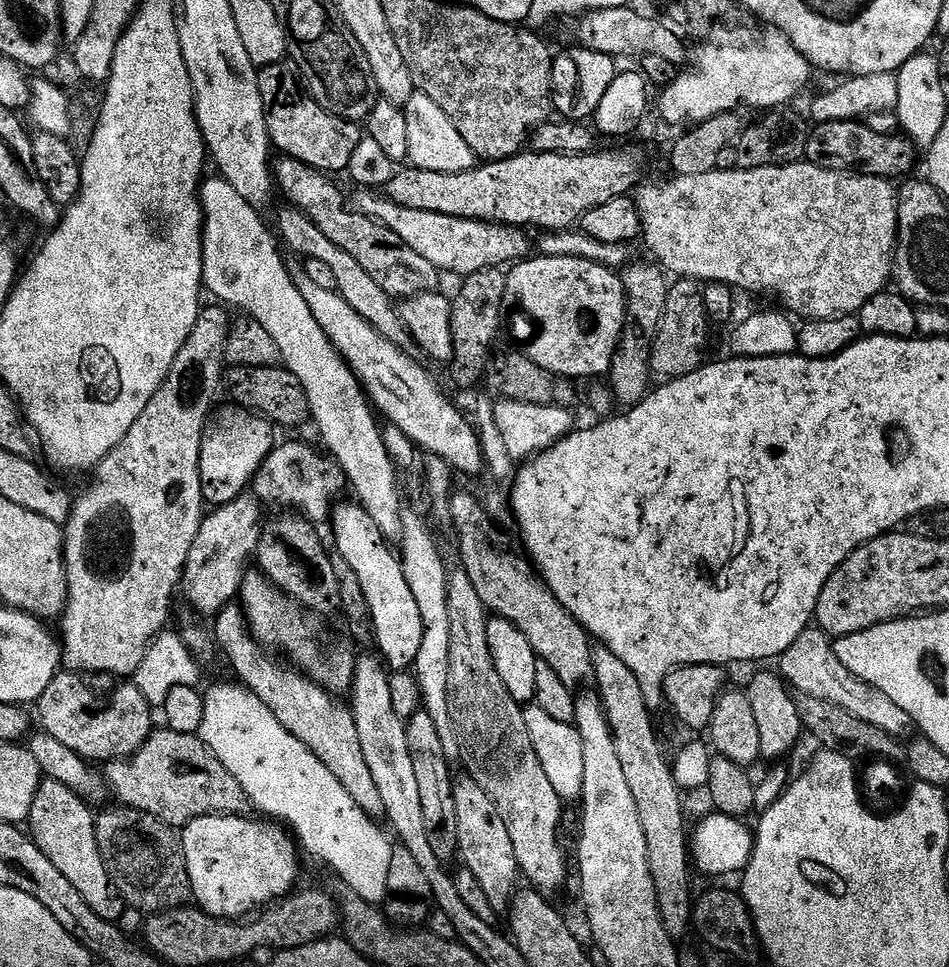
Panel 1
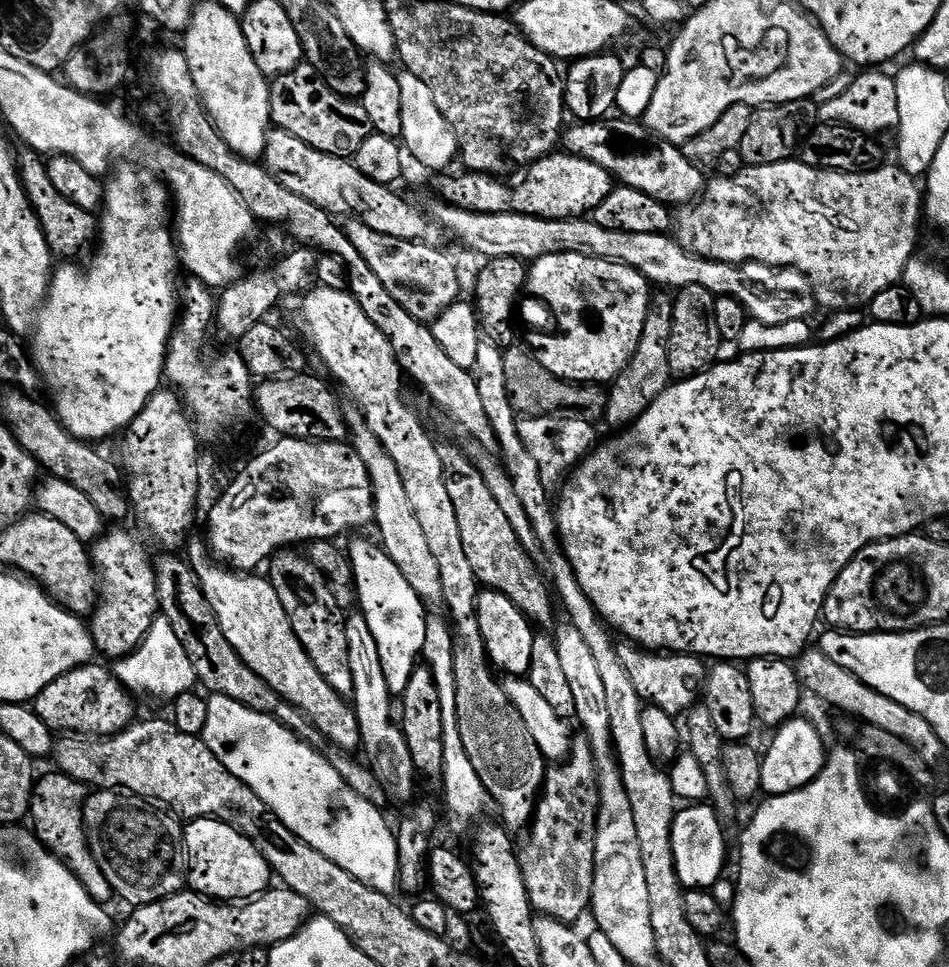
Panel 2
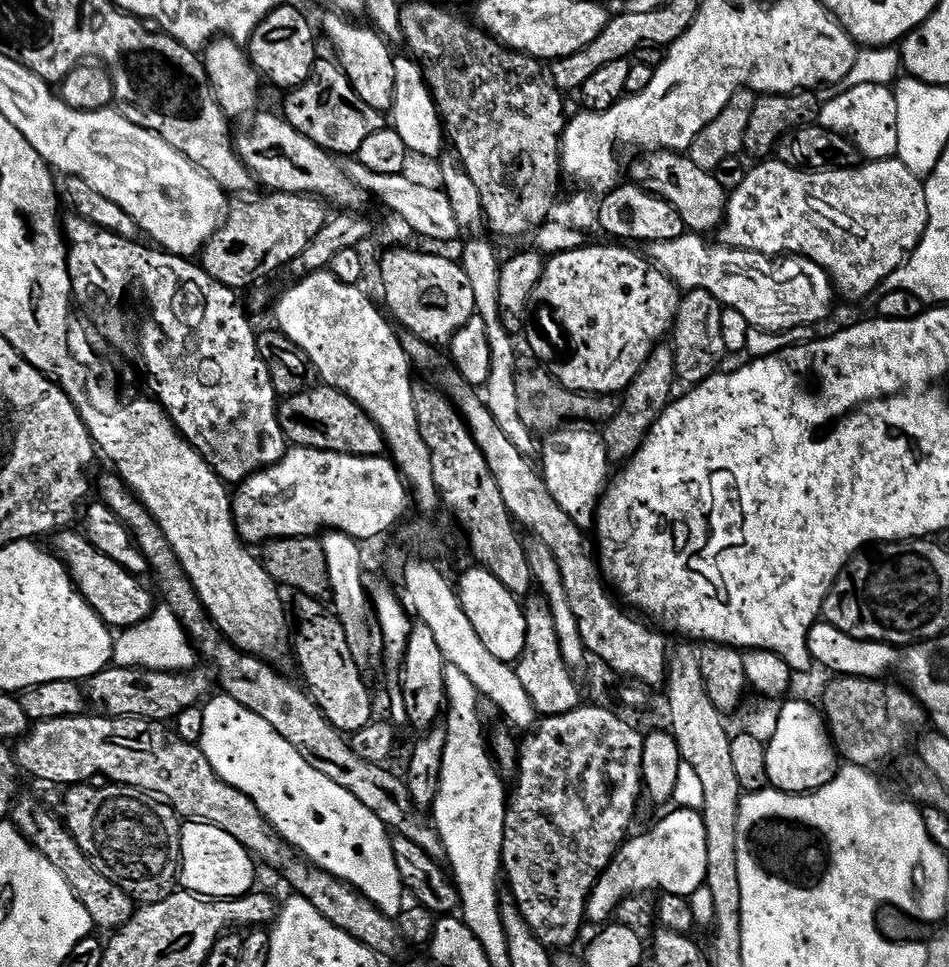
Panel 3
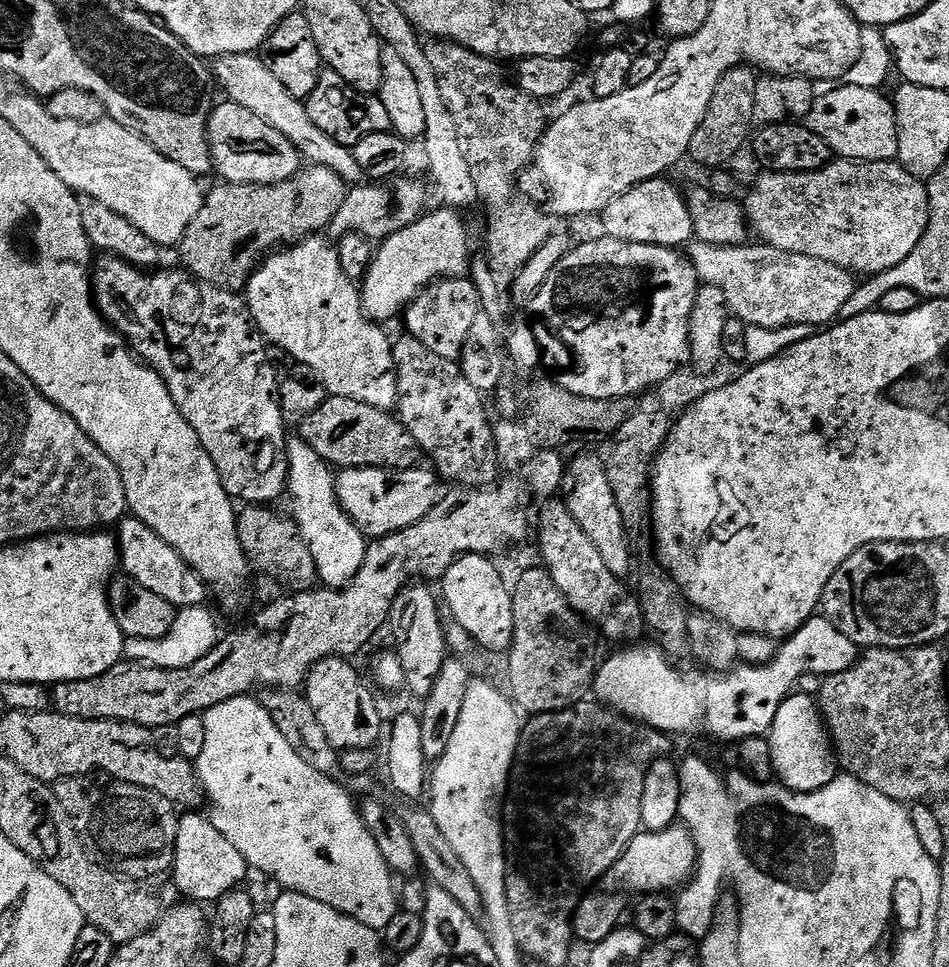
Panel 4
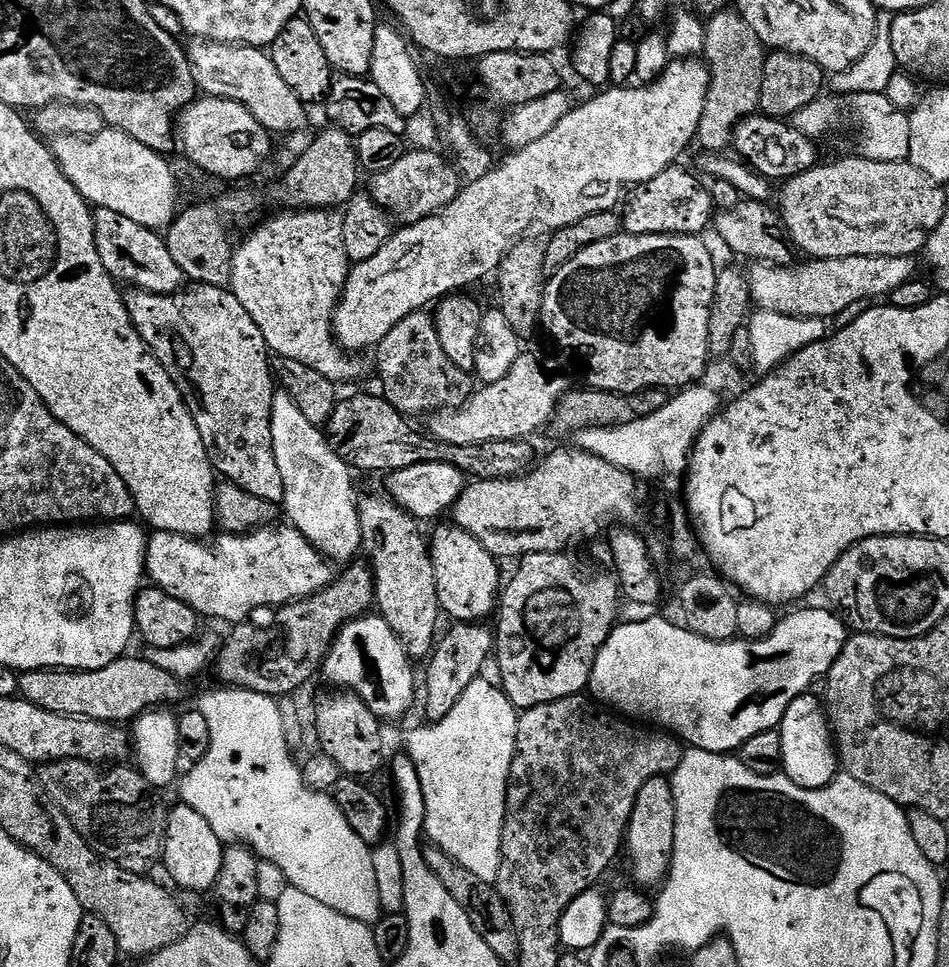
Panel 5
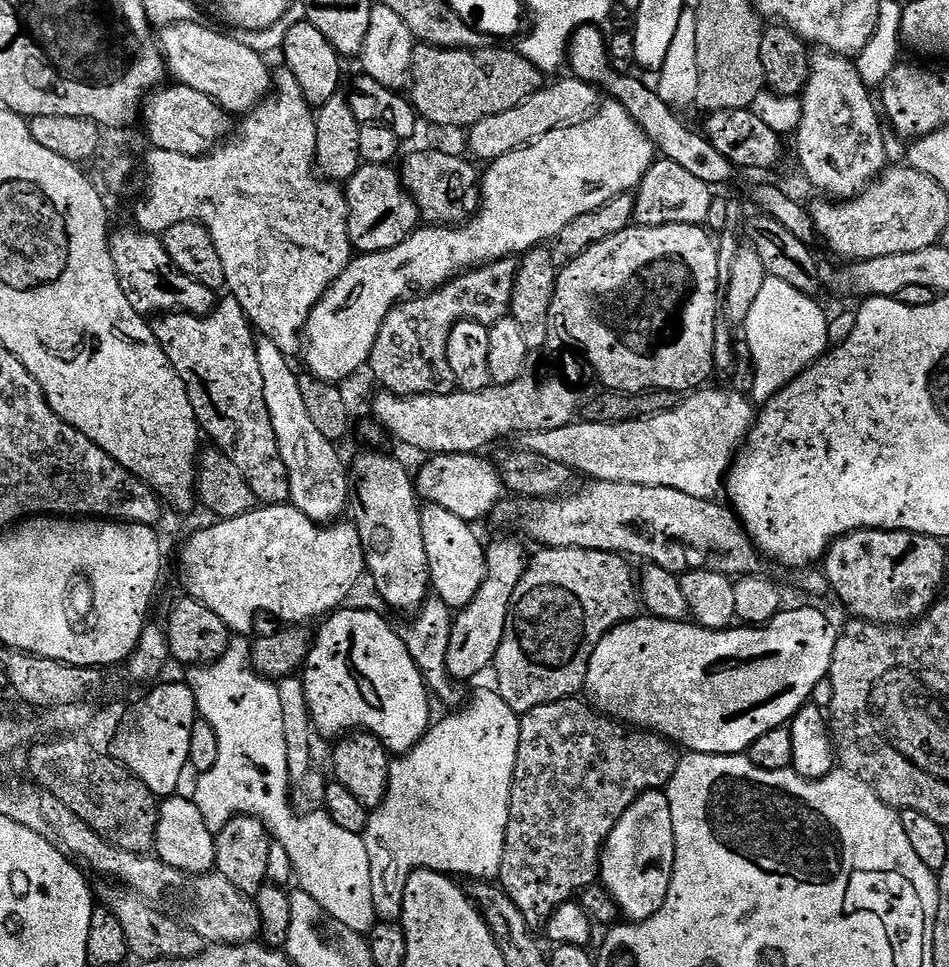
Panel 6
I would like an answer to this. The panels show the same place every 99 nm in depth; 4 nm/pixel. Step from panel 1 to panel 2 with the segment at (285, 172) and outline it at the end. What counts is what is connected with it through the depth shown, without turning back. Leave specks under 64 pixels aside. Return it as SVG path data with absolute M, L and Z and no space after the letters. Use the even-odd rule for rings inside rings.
M349 219L347 223L343 225L344 233L354 244L354 250L366 258L366 266L378 274L382 286L390 290L390 295L399 302L402 310L406 310L406 314L431 322L461 299L456 264L444 250L390 238L390 234L378 234L378 230L370 230L370 226L357 220Z

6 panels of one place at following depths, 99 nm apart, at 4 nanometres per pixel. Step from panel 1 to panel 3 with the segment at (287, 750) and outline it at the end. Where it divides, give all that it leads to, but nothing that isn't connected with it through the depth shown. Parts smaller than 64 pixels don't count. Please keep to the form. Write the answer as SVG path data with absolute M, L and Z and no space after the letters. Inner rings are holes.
M221 695L219 699L209 699L203 705L202 747L206 762L214 766L214 774L218 774L222 782L234 786L234 790L242 790L242 794L246 794L246 798L250 798L260 813L272 823L272 829L313 867L351 885L384 916L397 919L406 904L406 889L395 865L389 829L374 818L374 814L366 810L366 806L362 806L362 802L358 802L350 790L342 790L342 786L338 786L338 782L330 782L326 774L318 774L318 770L314 770L314 766L310 766L310 762L306 762L306 758L302 758L302 754L298 754L298 750L294 750L294 746L290 746L290 742L286 742L286 738L282 738L282 734L278 734L270 722L266 722L266 718L250 714L250 710L246 710L246 706L238 706L234 698Z

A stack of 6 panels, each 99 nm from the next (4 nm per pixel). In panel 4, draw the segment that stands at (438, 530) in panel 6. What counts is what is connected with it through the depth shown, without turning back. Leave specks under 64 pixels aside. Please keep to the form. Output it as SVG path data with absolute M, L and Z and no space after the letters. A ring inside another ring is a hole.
M473 554L471 556L459 556L452 563L450 570L446 570L446 574L442 578L444 584L444 596L442 592L442 604L452 615L451 619L458 626L462 626L462 630L466 630L466 634L470 634L473 645L485 648L488 652L507 653L508 647L512 644L514 638L514 606L512 605L512 588L506 581L500 577L500 572L496 569L495 559L489 558L484 554Z

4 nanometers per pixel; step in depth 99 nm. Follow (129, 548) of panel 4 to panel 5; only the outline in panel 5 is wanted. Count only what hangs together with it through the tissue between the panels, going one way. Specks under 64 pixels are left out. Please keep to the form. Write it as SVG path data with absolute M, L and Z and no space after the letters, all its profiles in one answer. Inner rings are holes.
M271 526L257 528L244 535L220 534L217 540L205 542L200 538L179 536L173 532L153 531L148 536L148 562L146 576L155 587L162 589L170 598L178 598L178 602L186 602L196 611L197 616L212 620L225 620L228 626L245 623L251 612L259 608L279 609L296 600L304 600L323 592L333 583L333 565L321 556L313 544L296 528L291 526Z

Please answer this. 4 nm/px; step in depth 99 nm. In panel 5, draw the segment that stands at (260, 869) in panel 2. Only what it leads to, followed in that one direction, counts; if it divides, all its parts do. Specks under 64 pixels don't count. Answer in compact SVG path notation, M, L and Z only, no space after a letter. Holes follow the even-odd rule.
M183 802L177 803L168 814L168 829L164 839L162 864L168 867L172 880L180 888L189 888L192 892L211 893L216 887L216 879L222 870L225 844L210 830L206 818L198 810L190 810Z

